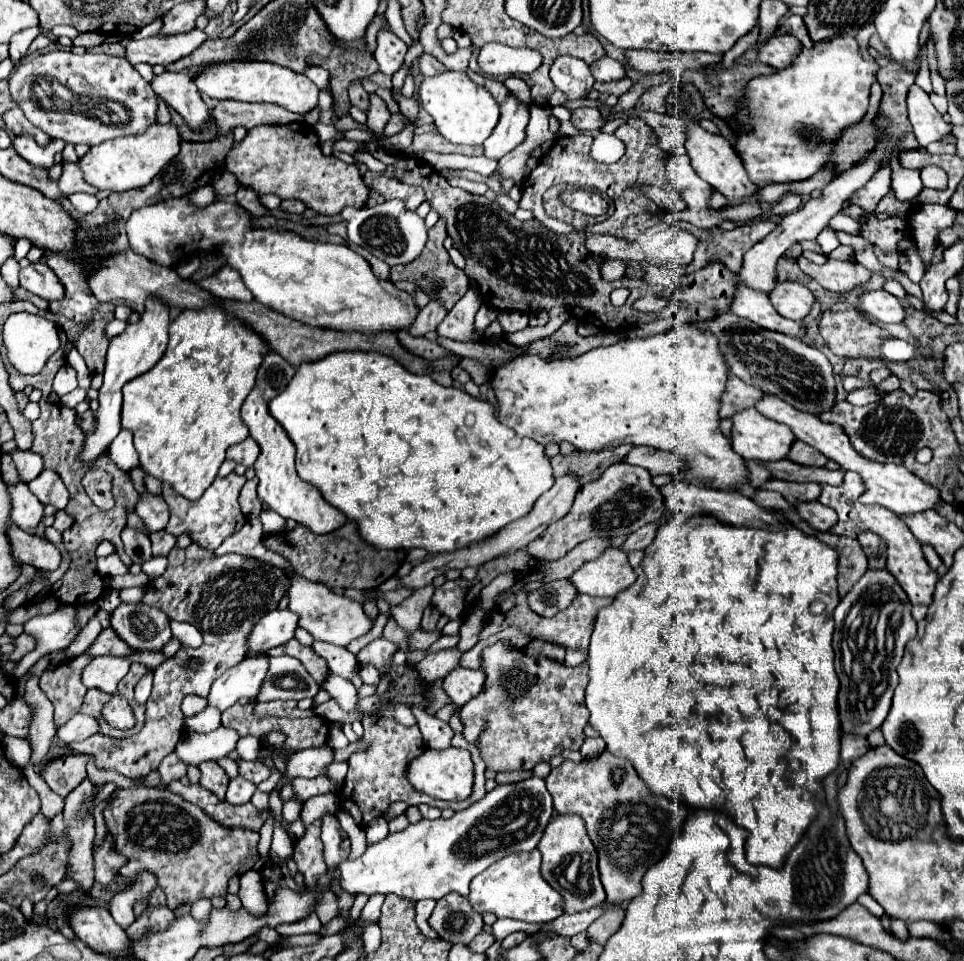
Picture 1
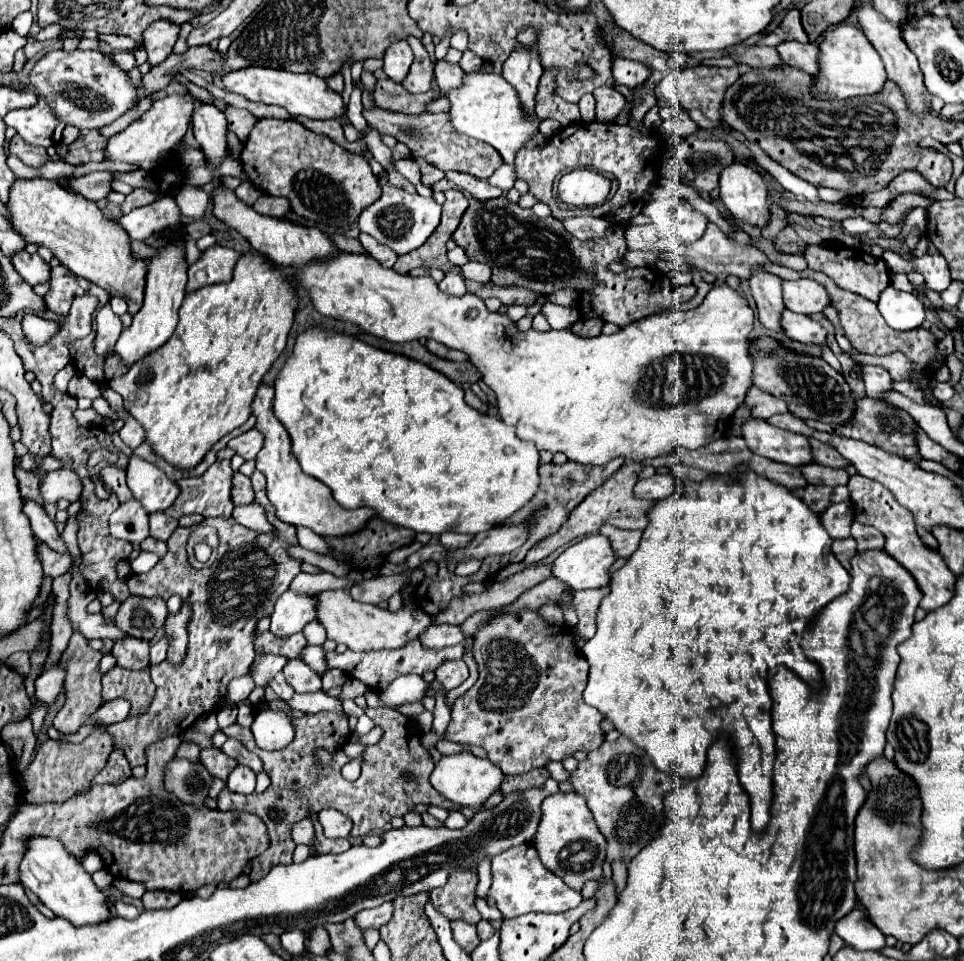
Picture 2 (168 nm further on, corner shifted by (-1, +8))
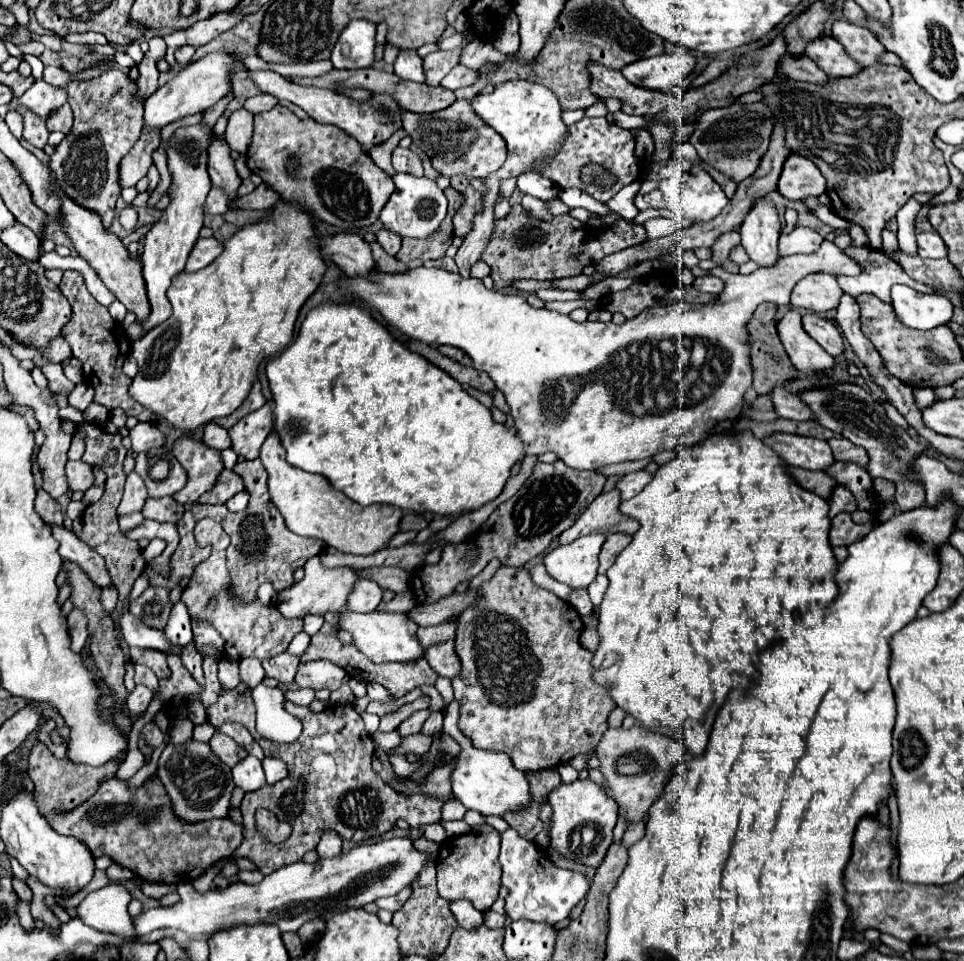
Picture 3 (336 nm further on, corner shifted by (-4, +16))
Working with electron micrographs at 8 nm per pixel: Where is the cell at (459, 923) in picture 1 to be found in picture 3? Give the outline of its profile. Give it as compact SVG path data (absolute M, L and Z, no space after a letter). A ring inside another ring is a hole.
M491 830L489 834L467 832L461 836L451 836L439 846L437 858L437 888L441 898L457 900L467 898L479 912L487 912L499 896L501 888L501 864L499 864L501 834Z

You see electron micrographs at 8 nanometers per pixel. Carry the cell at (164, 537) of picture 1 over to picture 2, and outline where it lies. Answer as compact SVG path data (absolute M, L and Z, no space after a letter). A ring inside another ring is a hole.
M164 512L150 514L150 536L154 540L166 542L172 536L172 532L176 530L176 526L178 526L178 520L168 518Z

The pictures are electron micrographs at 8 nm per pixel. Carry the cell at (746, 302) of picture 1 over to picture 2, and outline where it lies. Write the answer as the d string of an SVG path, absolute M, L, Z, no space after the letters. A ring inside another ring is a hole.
M782 310L782 330L788 338L804 344L826 342L826 330L806 314L794 314L790 310Z

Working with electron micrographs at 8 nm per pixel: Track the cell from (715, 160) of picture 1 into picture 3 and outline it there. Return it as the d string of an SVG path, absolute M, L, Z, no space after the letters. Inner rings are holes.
M761 198L741 224L741 246L759 268L769 268L779 262L779 232L781 224L775 206L767 198Z

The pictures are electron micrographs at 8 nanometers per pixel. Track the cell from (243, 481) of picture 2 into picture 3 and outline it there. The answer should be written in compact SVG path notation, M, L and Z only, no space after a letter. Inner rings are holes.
M221 470L213 490L205 492L205 496L201 496L201 500L197 500L193 504L225 504L233 494L237 494L241 490L243 490L241 478L231 470Z

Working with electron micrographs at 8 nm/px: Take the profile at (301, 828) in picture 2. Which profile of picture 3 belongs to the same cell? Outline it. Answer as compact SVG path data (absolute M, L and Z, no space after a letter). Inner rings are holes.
M325 832L319 846L317 846L317 852L321 858L333 858L333 856L339 856L341 854L341 838L333 832Z

